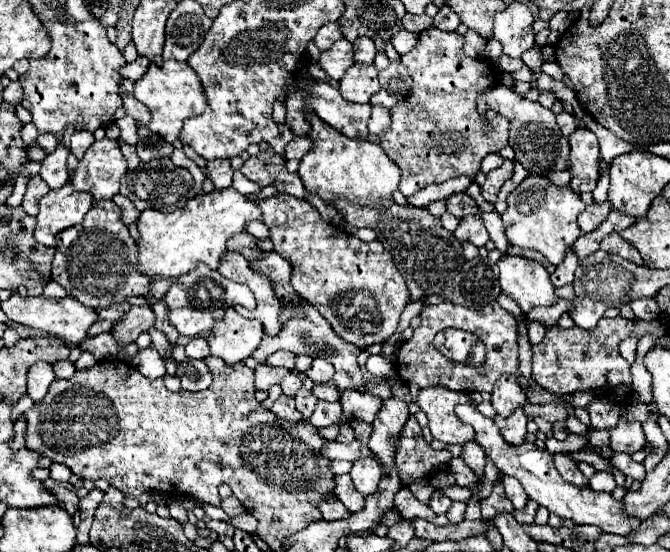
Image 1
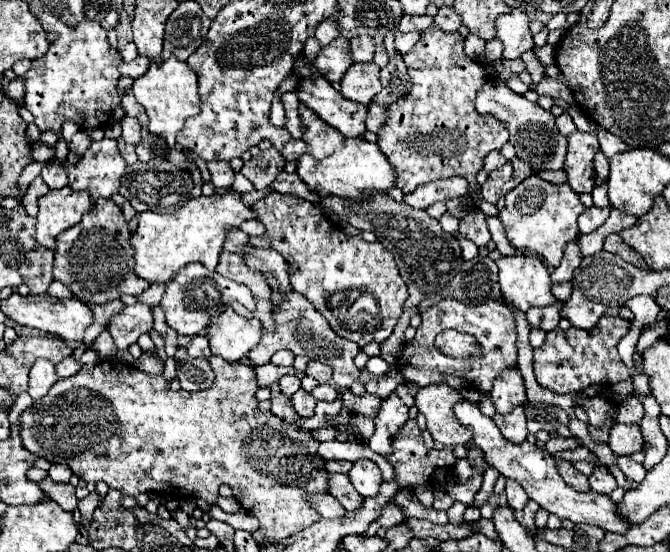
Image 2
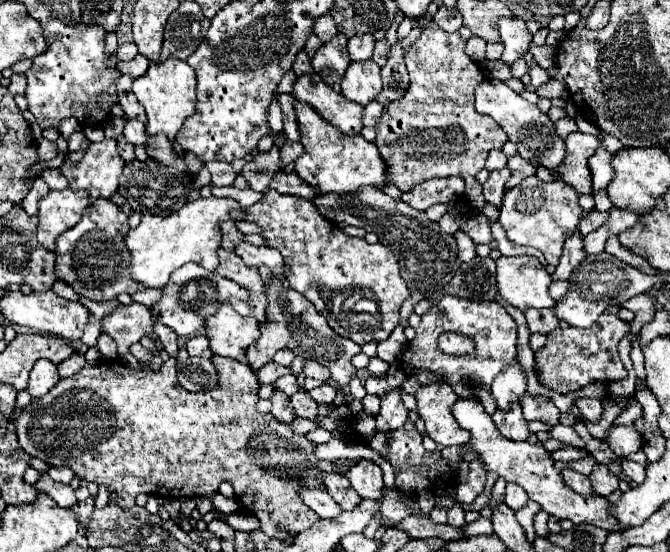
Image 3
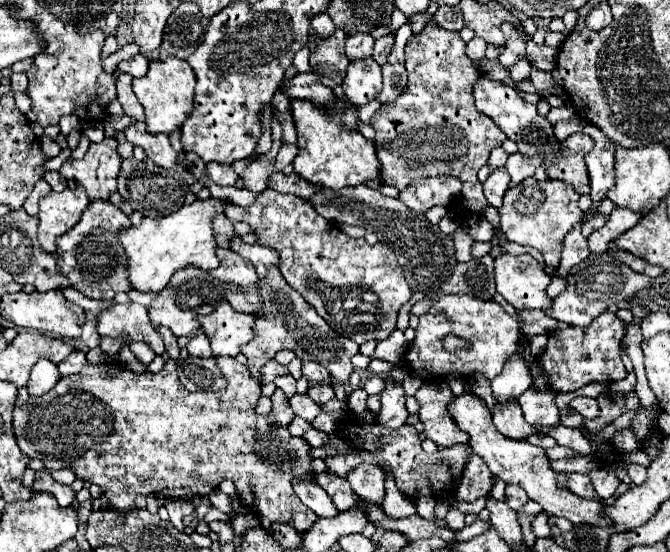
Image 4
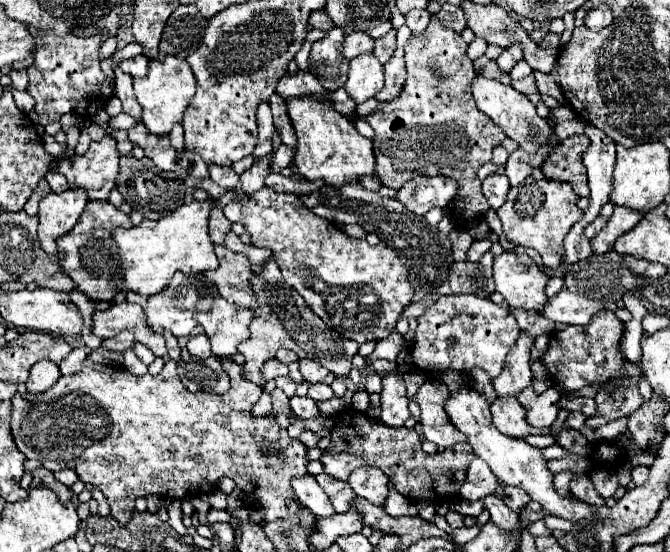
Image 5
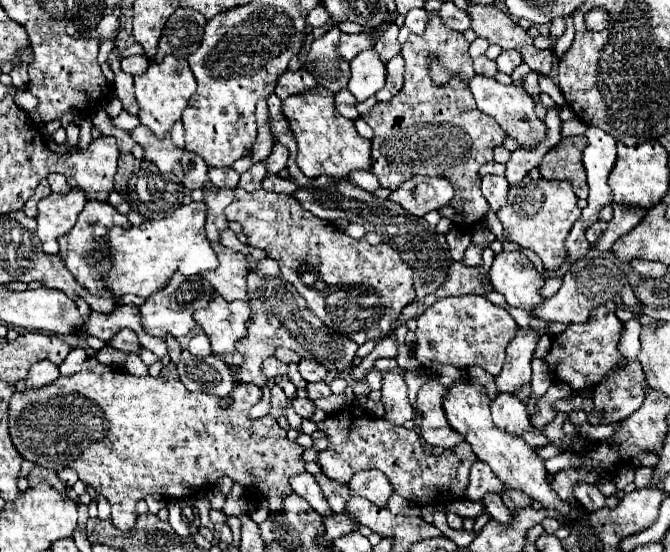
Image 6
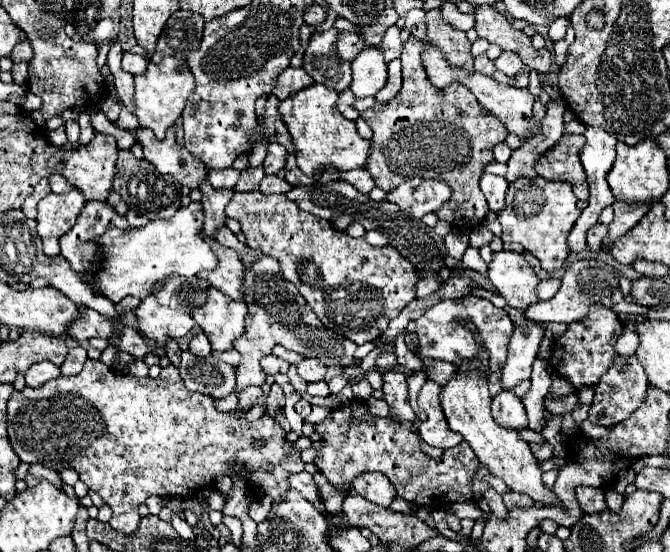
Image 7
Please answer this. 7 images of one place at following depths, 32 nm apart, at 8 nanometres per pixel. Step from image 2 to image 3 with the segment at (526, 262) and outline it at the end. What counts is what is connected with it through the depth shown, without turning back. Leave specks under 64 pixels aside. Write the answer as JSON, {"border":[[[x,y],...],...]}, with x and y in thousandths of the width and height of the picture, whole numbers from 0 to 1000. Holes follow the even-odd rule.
{"border":[[[746,464],[740,471],[740,511],[746,536],[779,565],[788,558],[824,558],[818,533],[821,496],[797,464]]]}

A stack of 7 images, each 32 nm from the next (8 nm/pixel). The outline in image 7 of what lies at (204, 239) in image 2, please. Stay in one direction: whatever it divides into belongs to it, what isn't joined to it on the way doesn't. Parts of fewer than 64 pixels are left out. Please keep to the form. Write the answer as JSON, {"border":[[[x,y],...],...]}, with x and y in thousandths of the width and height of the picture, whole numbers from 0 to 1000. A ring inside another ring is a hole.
{"border":[[[284,366],[284,373],[269,377],[254,399],[230,399],[212,413],[191,417],[164,413],[146,431],[152,489],[134,507],[140,529],[158,536],[167,551],[176,551],[188,536],[215,540],[233,511],[242,511],[257,496],[284,504],[299,489],[322,486],[322,460],[299,428],[301,413],[304,380],[299,366]]]}

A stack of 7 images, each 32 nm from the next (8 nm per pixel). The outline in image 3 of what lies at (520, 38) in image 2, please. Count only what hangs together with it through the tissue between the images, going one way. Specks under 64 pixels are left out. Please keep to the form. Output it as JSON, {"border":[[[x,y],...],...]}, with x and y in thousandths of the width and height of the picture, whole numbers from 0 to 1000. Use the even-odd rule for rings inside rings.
{"border":[[[773,29],[767,33],[746,33],[746,62],[752,72],[752,94],[746,109],[752,116],[764,116],[776,109],[788,94],[788,80],[794,76],[794,62],[785,54],[785,40]]]}

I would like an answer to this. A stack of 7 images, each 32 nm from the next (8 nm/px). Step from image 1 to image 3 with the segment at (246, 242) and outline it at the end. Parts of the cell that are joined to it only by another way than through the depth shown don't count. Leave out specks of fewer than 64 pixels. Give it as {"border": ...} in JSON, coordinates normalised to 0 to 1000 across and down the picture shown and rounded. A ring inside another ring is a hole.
{"border":[[[328,399],[328,417],[331,417],[331,449],[340,449],[340,453],[349,453],[349,442],[352,438],[361,438],[361,424],[352,420],[352,409],[346,402],[337,402],[337,399]]]}

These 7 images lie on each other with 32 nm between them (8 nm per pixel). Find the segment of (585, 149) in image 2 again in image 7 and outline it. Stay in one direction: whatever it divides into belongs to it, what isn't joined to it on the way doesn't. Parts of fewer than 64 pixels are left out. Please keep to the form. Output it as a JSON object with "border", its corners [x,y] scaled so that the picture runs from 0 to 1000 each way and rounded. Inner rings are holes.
{"border":[[[842,243],[821,272],[815,272],[797,297],[803,319],[815,326],[845,326],[857,341],[863,362],[878,362],[881,344],[875,330],[875,312],[866,297],[866,272],[872,264],[872,246]]]}

